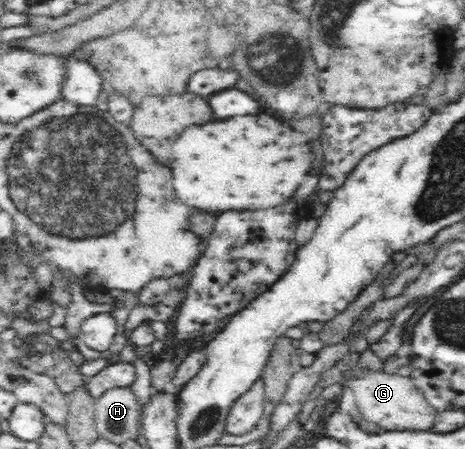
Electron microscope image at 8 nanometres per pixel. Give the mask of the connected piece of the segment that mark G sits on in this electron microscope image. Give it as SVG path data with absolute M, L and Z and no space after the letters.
M383 370L371 373L365 371L355 377L349 374L344 380L344 387L355 396L362 419L383 427L385 432L429 431L431 421L435 421L437 411L430 407L410 376L402 376L397 372L385 373Z

